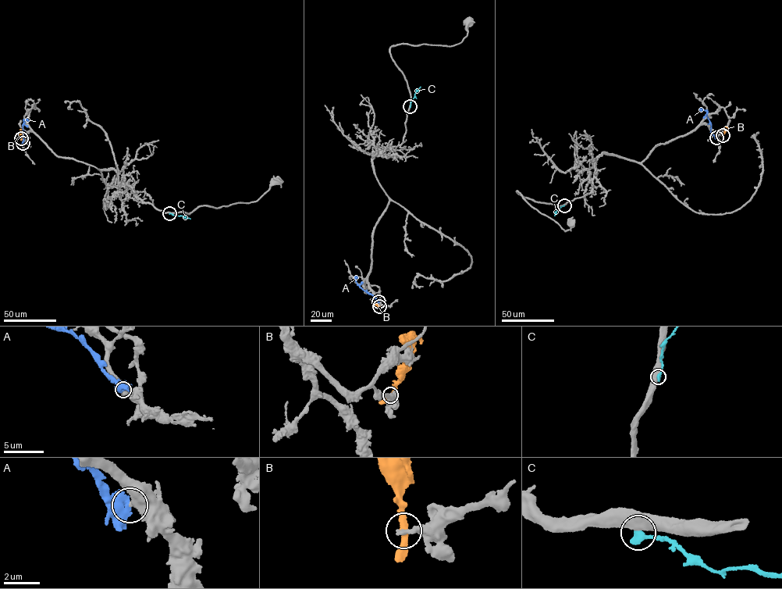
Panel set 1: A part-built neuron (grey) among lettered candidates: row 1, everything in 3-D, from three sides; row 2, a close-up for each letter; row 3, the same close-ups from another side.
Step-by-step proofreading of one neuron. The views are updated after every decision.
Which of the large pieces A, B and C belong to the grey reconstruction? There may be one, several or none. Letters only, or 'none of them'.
none of them

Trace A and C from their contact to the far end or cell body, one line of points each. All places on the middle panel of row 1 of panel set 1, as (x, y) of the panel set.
A: (378, 302), (359, 287), (355, 280), (357, 278)
C: (410, 107), (421, 87)

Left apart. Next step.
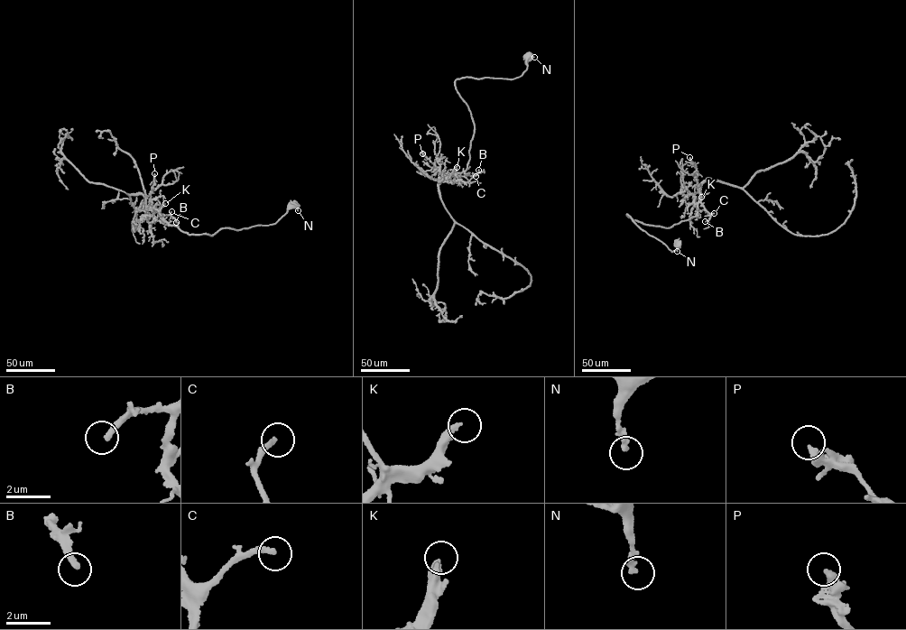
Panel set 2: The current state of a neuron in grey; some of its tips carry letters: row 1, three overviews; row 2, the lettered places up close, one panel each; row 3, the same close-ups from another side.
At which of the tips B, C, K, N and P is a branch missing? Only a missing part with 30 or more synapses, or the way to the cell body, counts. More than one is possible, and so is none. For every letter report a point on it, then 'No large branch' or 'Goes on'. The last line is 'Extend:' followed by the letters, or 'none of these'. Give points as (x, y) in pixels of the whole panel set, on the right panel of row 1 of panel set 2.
B: Place: (705, 221). No large branch
C: Place: (714, 213). No large branch
K: Place: (701, 197). Goes on
N: Place: (677, 251). No large branch
P: Place: (689, 157). No large branch
Extend: K

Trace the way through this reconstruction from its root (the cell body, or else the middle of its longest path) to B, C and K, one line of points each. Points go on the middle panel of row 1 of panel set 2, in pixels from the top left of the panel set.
B: (530, 57), (522, 74), (513, 78), (456, 79), (474, 126), (467, 169), (456, 174), (475, 175), (478, 170)
C: (530, 57), (522, 74), (513, 78), (456, 79), (474, 126), (467, 169), (456, 174), (476, 176)
K: (530, 57), (522, 74), (513, 78), (456, 79), (474, 126), (467, 169), (454, 174), (457, 167)

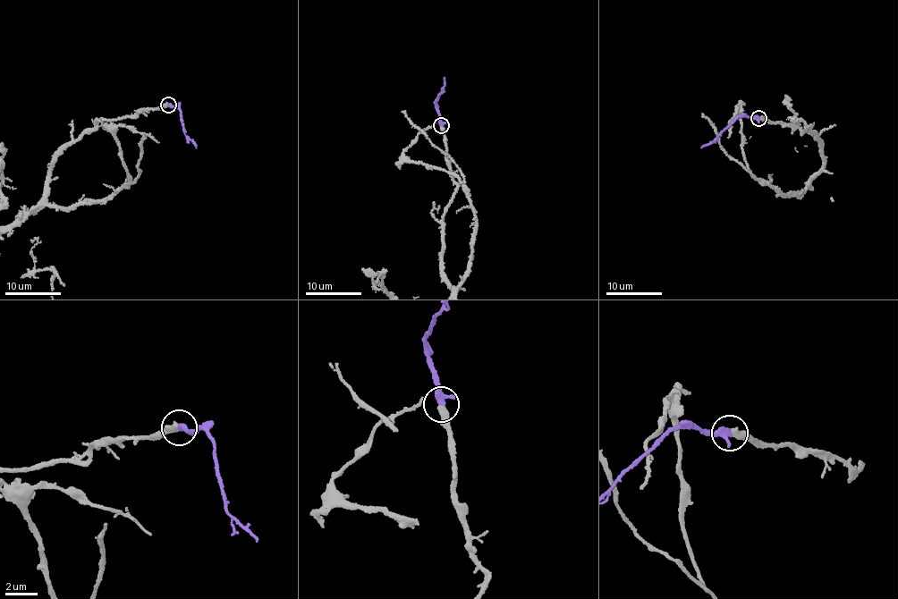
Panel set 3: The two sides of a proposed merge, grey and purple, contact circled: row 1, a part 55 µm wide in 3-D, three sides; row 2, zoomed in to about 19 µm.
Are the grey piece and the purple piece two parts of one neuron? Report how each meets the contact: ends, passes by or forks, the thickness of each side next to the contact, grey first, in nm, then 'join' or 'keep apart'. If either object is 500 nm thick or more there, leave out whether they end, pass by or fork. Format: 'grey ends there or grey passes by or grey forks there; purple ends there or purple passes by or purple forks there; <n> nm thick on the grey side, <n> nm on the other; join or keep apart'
grey ends there; purple ends there; 360 nm thick on the grey side, 360 nm on the other; join

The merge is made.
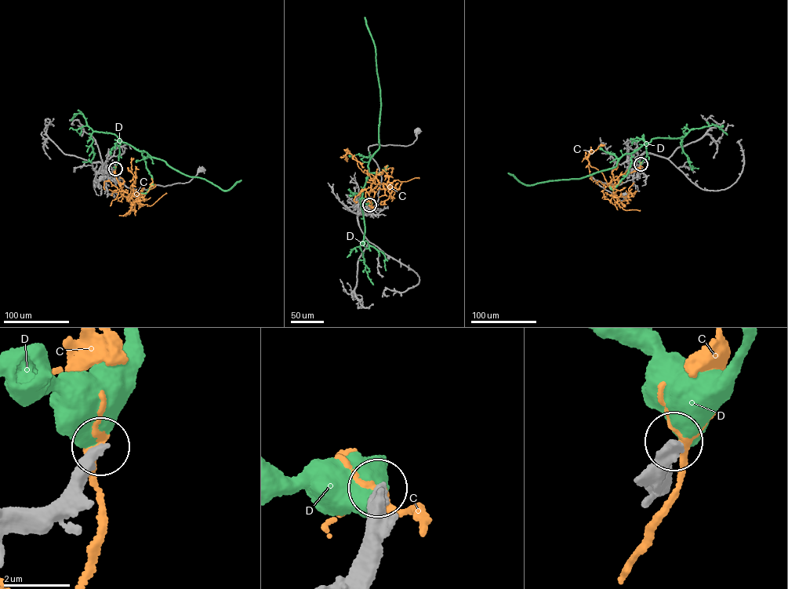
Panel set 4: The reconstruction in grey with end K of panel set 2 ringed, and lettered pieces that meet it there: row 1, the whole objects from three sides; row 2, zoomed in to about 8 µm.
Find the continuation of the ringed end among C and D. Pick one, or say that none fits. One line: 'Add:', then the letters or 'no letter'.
Add: no letter

